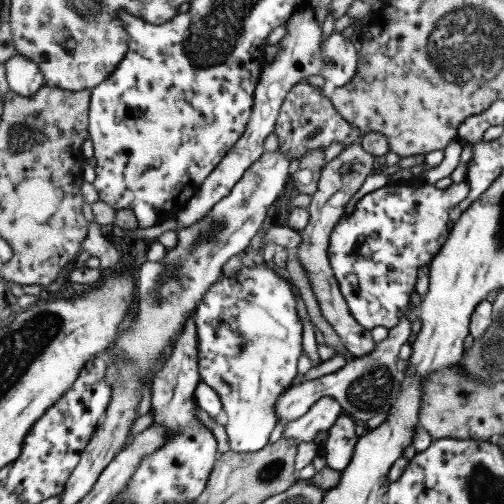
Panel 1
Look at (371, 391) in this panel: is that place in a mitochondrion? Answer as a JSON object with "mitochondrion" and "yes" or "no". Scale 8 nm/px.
{"mitochondrion":"yes"}

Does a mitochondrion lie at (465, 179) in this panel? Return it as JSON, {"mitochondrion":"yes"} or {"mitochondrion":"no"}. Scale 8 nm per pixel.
{"mitochondrion":"no"}

